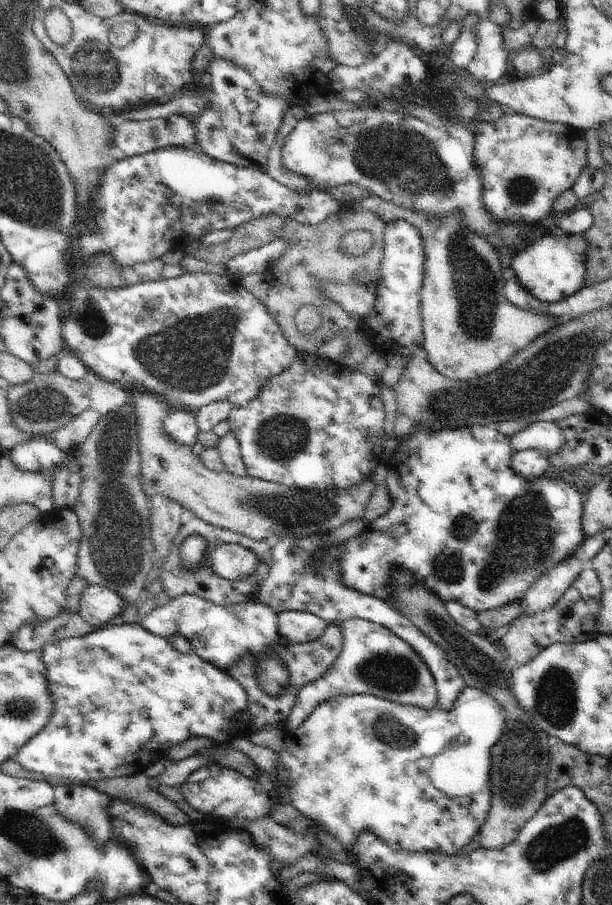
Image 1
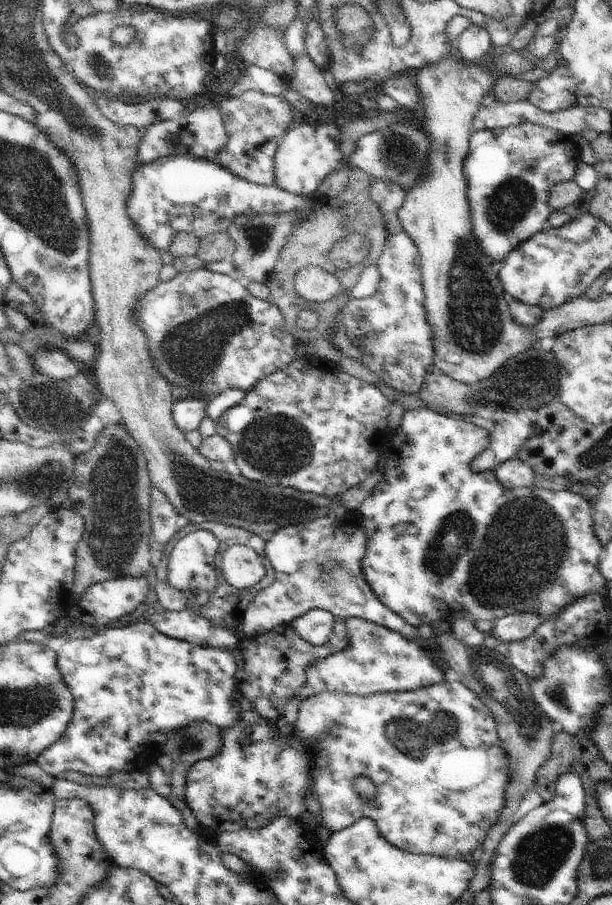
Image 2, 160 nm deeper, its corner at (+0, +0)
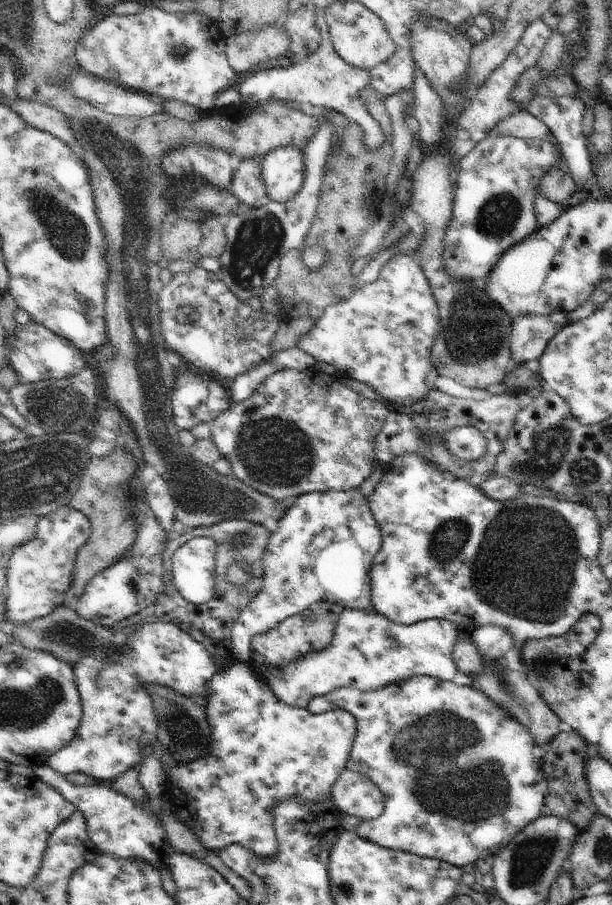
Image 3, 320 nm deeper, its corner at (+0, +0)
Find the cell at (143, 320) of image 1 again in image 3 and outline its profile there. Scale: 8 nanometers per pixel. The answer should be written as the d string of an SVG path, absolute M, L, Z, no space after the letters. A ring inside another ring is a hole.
M194 265L185 273L175 273L172 279L165 284L159 292L157 300L160 307L160 328L165 340L165 347L183 356L183 360L198 371L212 374L213 377L228 383L238 374L246 372L249 368L257 367L259 362L269 359L273 355L270 342L282 321L281 318L266 312L256 303L247 303L236 298L224 284L219 274Z

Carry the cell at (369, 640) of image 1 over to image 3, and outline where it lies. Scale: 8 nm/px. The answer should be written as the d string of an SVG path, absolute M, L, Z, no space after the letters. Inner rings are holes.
M370 608L344 609L336 623L334 636L325 649L306 653L284 666L270 665L263 670L263 677L278 700L300 708L307 708L314 697L324 696L338 687L354 687L361 691L376 690L414 675L426 675L451 681L457 673L457 666L451 654L458 641L461 627L450 621L436 619L418 621L413 625L401 625L376 611L371 611Z

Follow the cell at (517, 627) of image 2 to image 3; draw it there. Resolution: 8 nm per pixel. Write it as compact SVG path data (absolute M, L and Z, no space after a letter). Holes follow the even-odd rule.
M484 625L475 629L471 638L484 663L499 662L498 660L502 656L507 656L514 646L514 639L508 631L492 625Z

